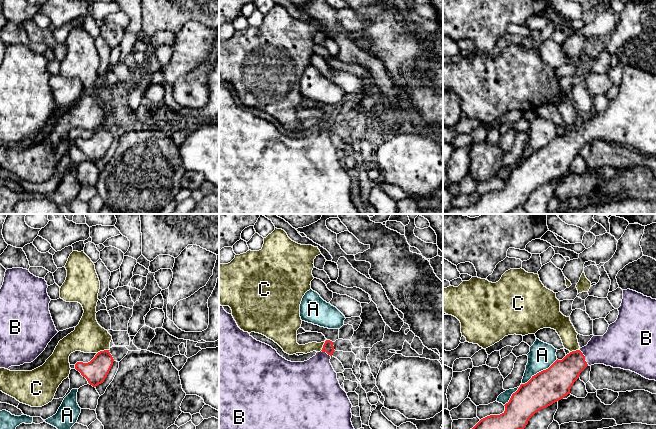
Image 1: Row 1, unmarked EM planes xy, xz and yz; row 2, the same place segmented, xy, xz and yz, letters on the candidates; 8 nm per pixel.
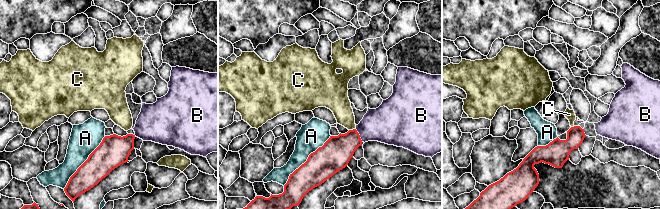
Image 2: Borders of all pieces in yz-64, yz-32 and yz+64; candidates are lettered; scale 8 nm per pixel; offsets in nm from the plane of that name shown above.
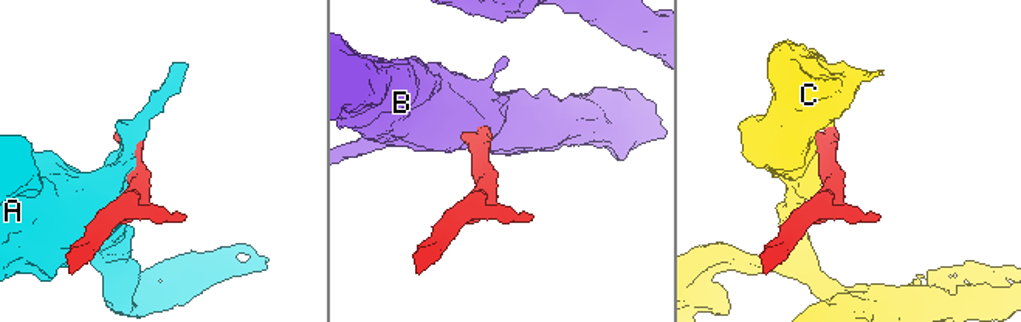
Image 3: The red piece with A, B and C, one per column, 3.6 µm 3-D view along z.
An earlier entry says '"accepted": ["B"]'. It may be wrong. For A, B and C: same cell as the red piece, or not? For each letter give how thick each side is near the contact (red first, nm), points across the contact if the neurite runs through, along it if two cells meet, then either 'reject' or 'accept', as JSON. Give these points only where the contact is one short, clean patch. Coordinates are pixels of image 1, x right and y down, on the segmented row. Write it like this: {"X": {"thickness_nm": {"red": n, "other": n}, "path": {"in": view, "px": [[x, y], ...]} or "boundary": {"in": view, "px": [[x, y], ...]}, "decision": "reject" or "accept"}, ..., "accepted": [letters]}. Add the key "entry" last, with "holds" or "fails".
{"A": {"thickness_nm": {"red": 280, "other": 200}, "decision": "reject"}, "B": {"thickness_nm": {"red": 240, "other": 280}, "path": {"in": "yz", "px": [[560, 376], [576, 361], [584, 357], [599, 350], [614, 349]]}, "decision": "accept"}, "C": {"thickness_nm": {"red": 190, "other": 260}, "boundary": {"in": "xy", "px": [[108, 349], [97, 353]]}, "decision": "reject"}, "accepted": ["B"], "entry": "holds"}

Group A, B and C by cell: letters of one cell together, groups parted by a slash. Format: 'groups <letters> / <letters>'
groups A / B / C

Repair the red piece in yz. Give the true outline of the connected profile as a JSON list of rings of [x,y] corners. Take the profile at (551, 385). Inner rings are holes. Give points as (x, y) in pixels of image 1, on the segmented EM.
[[[630,289],[623,290],[618,311],[617,320],[609,325],[603,336],[593,336],[586,346],[570,352],[562,360],[557,359],[548,369],[532,376],[512,394],[502,414],[487,416],[472,429],[524,429],[535,413],[570,394],[574,382],[588,365],[604,364],[630,370],[656,381],[656,299]]]

